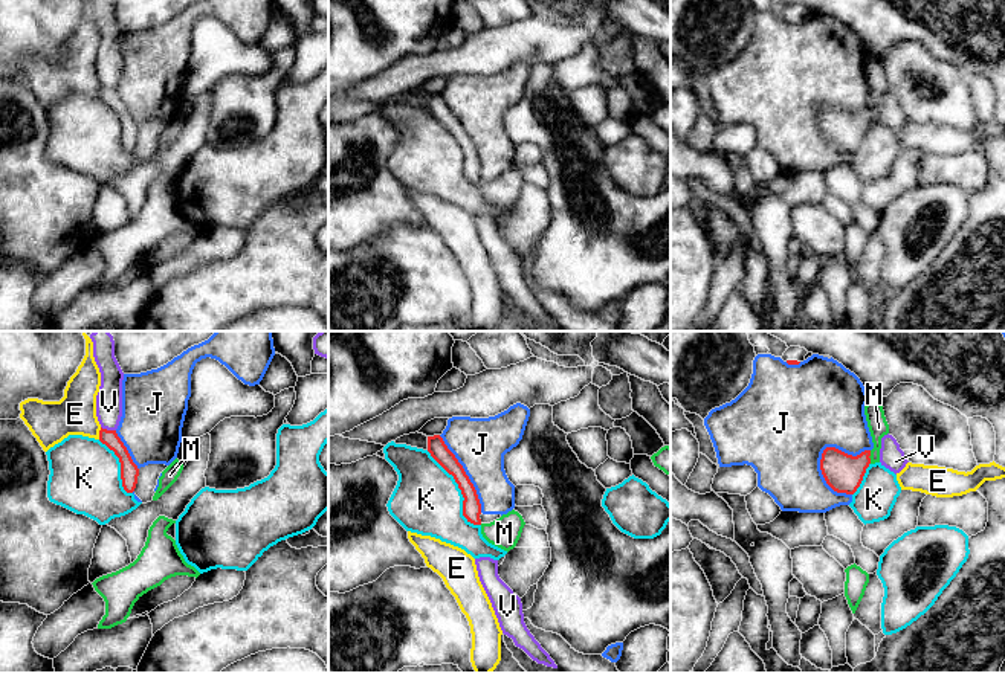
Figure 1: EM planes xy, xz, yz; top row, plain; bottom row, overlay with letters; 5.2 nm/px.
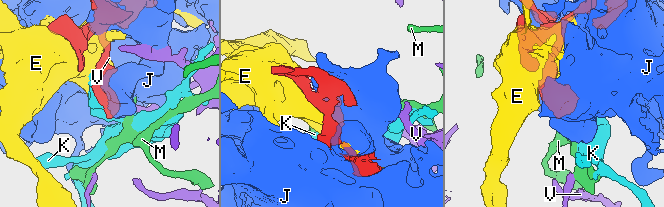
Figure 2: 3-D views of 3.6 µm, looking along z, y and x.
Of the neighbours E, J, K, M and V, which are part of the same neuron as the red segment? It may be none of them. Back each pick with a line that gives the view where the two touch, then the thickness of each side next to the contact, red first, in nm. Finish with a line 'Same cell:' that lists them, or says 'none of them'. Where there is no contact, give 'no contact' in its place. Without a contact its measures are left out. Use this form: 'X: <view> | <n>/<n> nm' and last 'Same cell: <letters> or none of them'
Same cell: none of them

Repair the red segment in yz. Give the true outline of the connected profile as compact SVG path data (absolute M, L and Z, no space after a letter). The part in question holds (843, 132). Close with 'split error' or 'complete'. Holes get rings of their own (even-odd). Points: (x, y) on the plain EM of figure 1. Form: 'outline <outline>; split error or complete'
outline M826 105L820 118L820 128L826 142L837 151L854 153L871 122L869 114L871 108L852 114L835 105Z; complete

